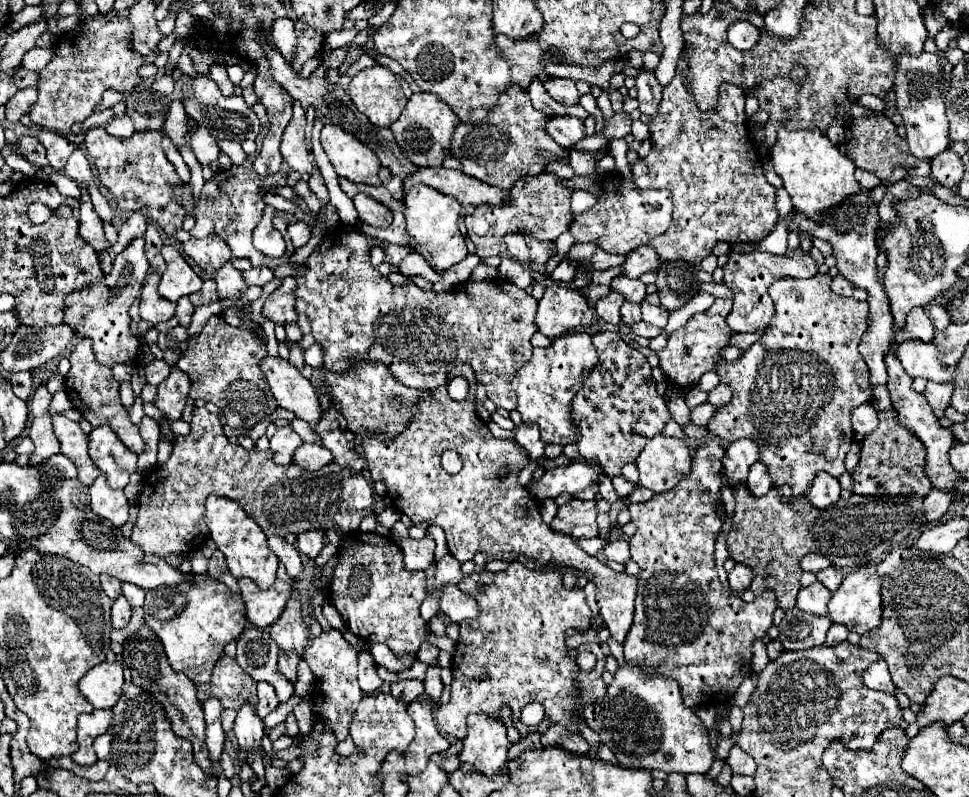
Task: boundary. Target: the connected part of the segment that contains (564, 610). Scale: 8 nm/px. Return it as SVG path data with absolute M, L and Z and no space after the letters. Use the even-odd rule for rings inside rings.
M512 561L504 571L498 571L498 573L492 573L486 569L472 573L470 577L462 579L458 583L458 589L472 595L478 601L480 617L478 617L478 621L468 621L468 623L460 625L460 639L456 643L456 651L452 657L452 673L454 673L452 697L446 705L440 705L436 709L436 721L438 721L440 731L450 737L464 739L466 717L470 713L486 713L486 715L492 715L498 719L498 709L502 703L508 703L512 707L512 719L514 719L514 725L522 737L526 737L528 733L534 733L534 731L544 733L554 723L562 723L568 731L576 731L576 725L572 723L576 687L582 689L580 709L586 703L600 701L606 691L606 683L602 679L602 671L604 671L606 661L598 659L596 667L592 671L584 671L578 667L576 659L572 657L572 653L564 645L564 631L566 629L574 627L574 629L580 629L582 633L590 629L592 611L586 603L584 589L580 589L580 587L566 589L564 581L562 581L562 573L558 569L552 569L552 567L528 569L522 561ZM480 583L488 585L488 589L484 593L476 591L476 585L480 585ZM532 701L542 703L546 713L544 713L544 719L540 725L524 727L520 723L520 709Z

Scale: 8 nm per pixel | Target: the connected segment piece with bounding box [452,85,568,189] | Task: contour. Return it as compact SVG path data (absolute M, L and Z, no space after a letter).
M512 85L508 91L500 95L498 105L488 113L488 117L476 125L458 123L452 137L452 155L460 159L462 171L472 175L488 185L496 185L500 189L508 189L522 175L538 175L552 161L538 155L538 149L554 155L554 163L568 161L568 149L560 147L550 135L544 131L544 123L548 117L542 111L532 107L528 91Z

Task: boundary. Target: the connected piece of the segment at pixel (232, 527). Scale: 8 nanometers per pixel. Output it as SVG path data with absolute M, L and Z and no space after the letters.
M216 495L208 497L208 501L206 501L206 525L210 529L210 537L214 539L218 549L224 553L224 557L228 561L228 569L236 579L248 577L262 589L266 589L274 583L278 559L268 549L266 535L262 533L262 529L256 525L256 521L252 517L248 517L248 513L242 509L240 503L226 499L226 497L216 497Z

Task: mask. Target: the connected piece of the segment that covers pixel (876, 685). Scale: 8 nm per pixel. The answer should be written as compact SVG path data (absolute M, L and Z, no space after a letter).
M884 661L868 667L868 671L864 673L864 683L870 689L880 689L880 691L886 691L886 693L892 693L892 695L898 691L898 687L892 685L892 679L888 675L888 667L886 667Z

